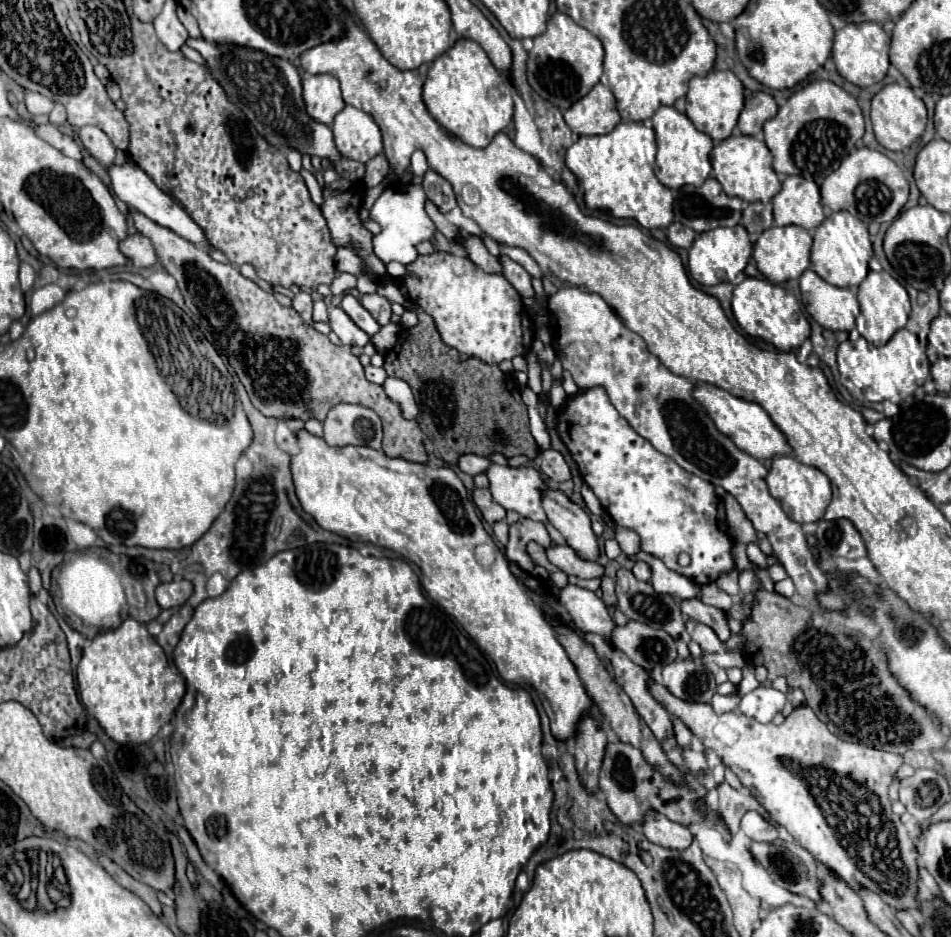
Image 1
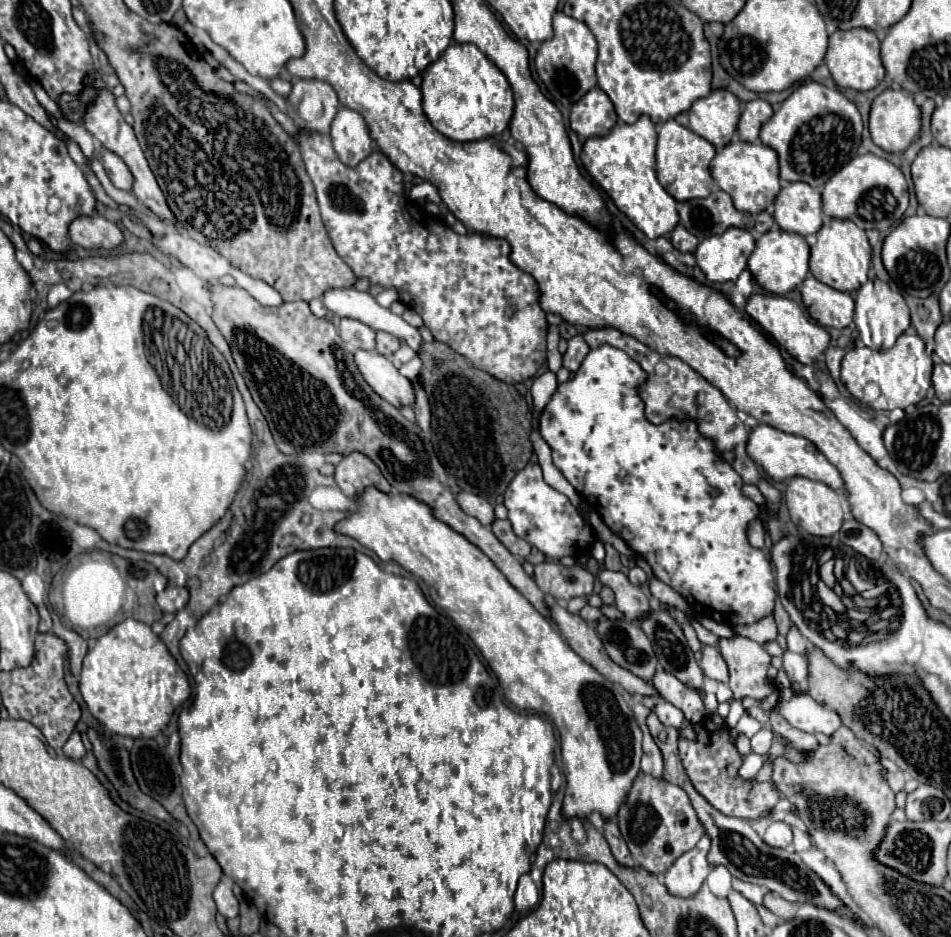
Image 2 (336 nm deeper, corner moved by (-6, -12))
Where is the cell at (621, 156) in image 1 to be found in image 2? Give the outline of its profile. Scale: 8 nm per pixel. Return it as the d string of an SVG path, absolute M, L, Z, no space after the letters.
M642 115L636 123L618 123L608 135L592 137L584 143L580 161L592 179L608 193L614 205L628 215L638 229L642 229L650 239L670 233L679 222L678 202L656 177L656 129L654 123Z

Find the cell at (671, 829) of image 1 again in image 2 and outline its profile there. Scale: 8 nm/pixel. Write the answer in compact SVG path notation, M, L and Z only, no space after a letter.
M704 835L694 849L680 855L666 871L666 887L672 895L694 895L708 875L706 855L710 853L710 835Z

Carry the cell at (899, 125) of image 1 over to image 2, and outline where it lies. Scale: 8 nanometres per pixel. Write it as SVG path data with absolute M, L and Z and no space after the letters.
M886 89L870 109L872 141L890 153L902 153L918 137L922 127L920 107L908 91Z

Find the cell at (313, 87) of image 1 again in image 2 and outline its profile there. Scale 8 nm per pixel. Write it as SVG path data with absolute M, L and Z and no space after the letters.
M318 79L294 81L292 93L286 103L288 117L296 123L296 127L308 127L318 133L330 131L332 119L340 109L340 101L334 87Z

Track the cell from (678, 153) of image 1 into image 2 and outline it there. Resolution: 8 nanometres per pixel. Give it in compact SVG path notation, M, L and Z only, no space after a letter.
M670 119L660 127L658 133L658 147L656 147L658 181L676 201L688 201L710 195L710 187L712 187L710 161L714 159L714 155L716 151L712 143L708 143L704 137L696 135L688 127L682 127L674 119Z

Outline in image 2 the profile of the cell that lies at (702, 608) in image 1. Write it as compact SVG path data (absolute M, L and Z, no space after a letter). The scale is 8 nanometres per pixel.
M736 635L730 639L720 639L718 649L730 669L728 687L732 689L734 699L762 699L774 691L774 683L766 675L770 655L756 641Z

